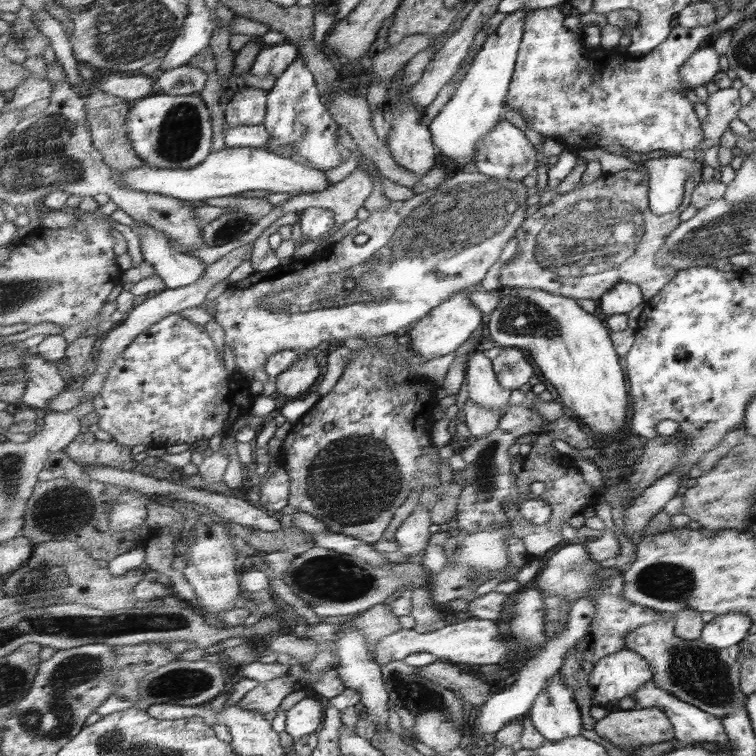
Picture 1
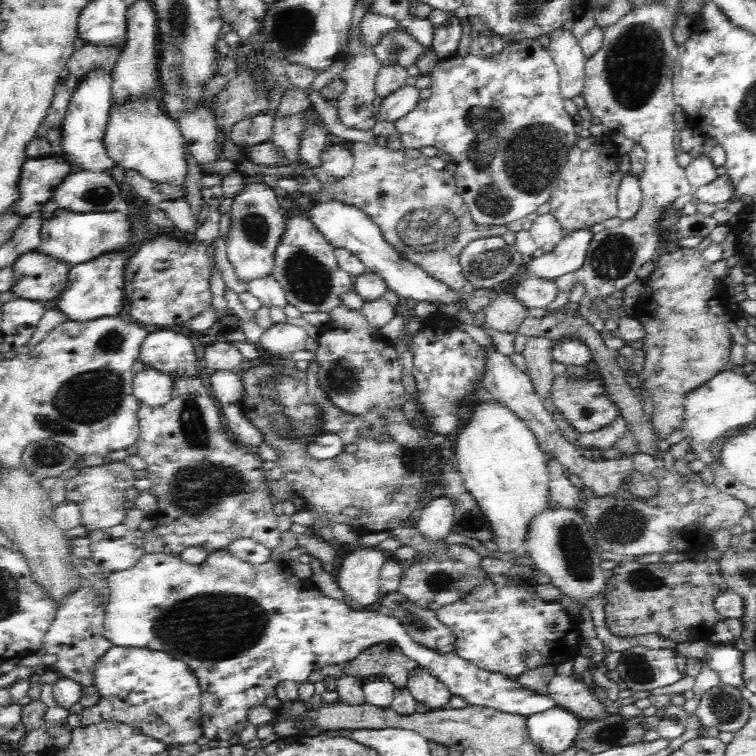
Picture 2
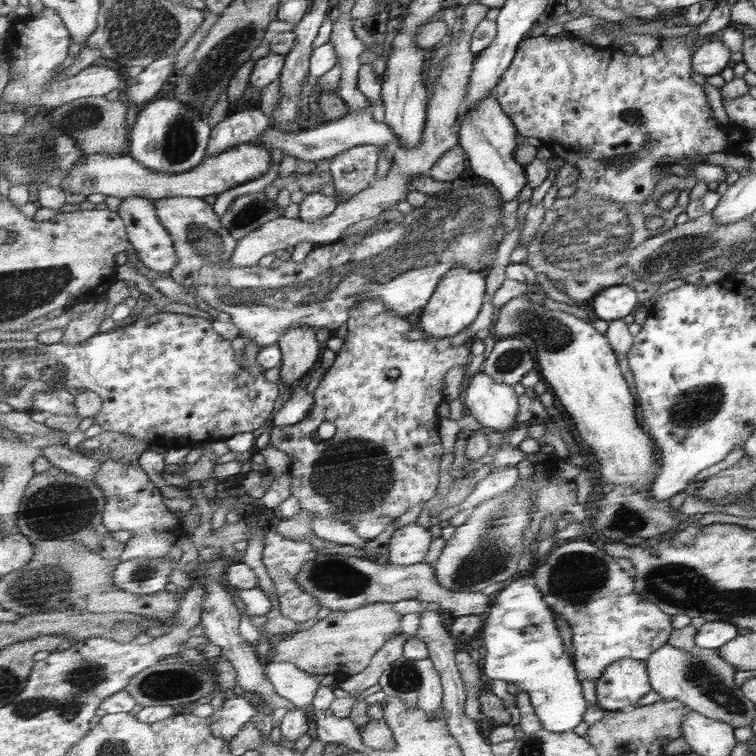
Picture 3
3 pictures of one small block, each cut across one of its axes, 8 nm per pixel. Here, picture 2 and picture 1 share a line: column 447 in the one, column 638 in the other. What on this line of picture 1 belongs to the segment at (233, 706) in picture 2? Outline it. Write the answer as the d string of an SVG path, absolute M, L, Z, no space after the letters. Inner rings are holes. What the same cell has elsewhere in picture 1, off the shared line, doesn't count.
M627 647L613 655L603 657L603 659L595 663L593 671L588 673L589 684L591 684L592 688L592 698L597 705L609 704L609 702L611 702L611 704L619 706L619 702L617 705L617 700L621 700L621 698L625 698L625 696L632 696L635 691L639 691L641 687L647 685L653 678L654 671L651 670L650 662L646 658L643 658L642 654Z

